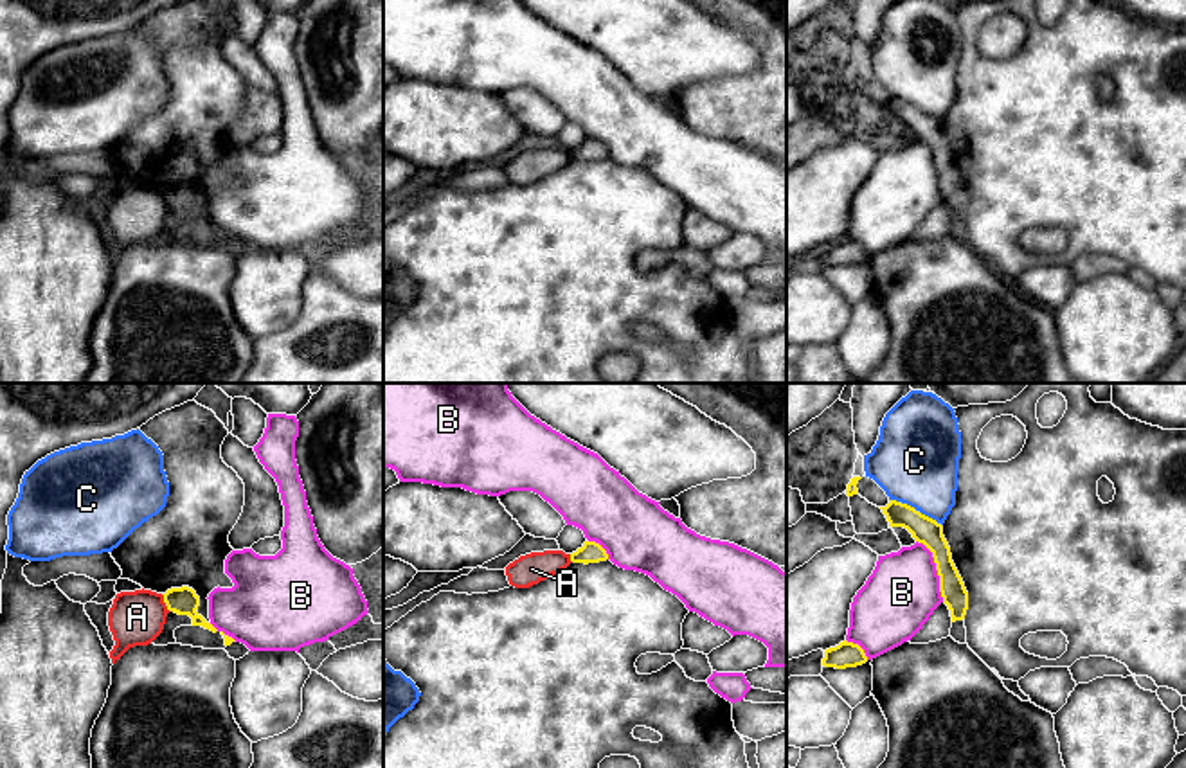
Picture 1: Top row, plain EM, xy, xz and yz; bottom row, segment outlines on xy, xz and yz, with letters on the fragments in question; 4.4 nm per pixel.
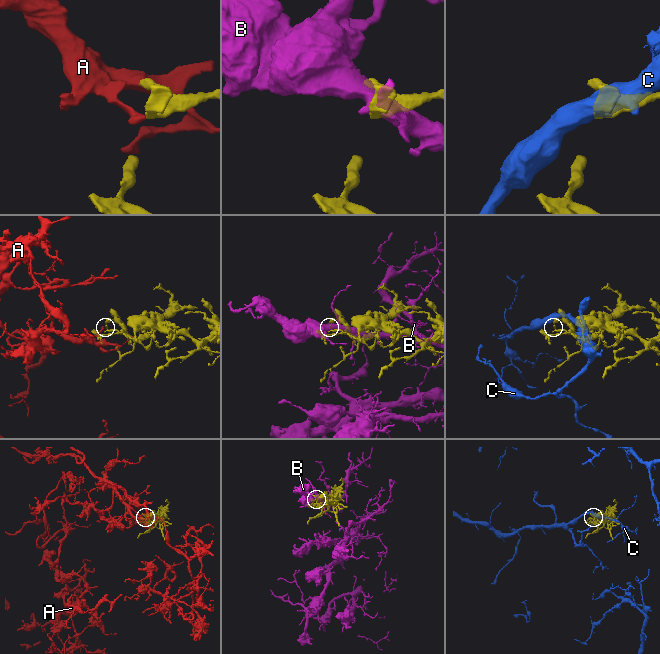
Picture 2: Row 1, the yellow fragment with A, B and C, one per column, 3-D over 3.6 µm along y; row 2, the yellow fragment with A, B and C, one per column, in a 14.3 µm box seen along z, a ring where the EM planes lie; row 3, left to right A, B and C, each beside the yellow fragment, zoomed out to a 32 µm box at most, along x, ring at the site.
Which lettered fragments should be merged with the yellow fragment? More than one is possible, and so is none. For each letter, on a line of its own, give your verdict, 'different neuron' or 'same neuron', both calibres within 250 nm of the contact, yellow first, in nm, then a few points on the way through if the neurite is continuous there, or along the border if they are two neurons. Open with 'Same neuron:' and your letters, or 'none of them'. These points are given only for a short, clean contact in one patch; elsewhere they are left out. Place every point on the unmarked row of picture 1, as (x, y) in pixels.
Same neuron: none of them
A: different neuron; calibres 130 and 240 nm; border xy (161, 191), (170, 207)
B: different neuron; calibres 120 and 320 nm
C: different neuron; calibres 120 and 380 nm

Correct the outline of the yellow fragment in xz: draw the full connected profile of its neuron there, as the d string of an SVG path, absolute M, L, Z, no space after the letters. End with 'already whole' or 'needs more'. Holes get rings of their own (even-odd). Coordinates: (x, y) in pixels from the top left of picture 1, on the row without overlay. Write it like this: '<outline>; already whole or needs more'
M585 138L581 146L578 146L576 149L571 151L571 158L572 160L599 160L599 158L606 158L608 151L606 147L596 140L596 138Z; already whole

